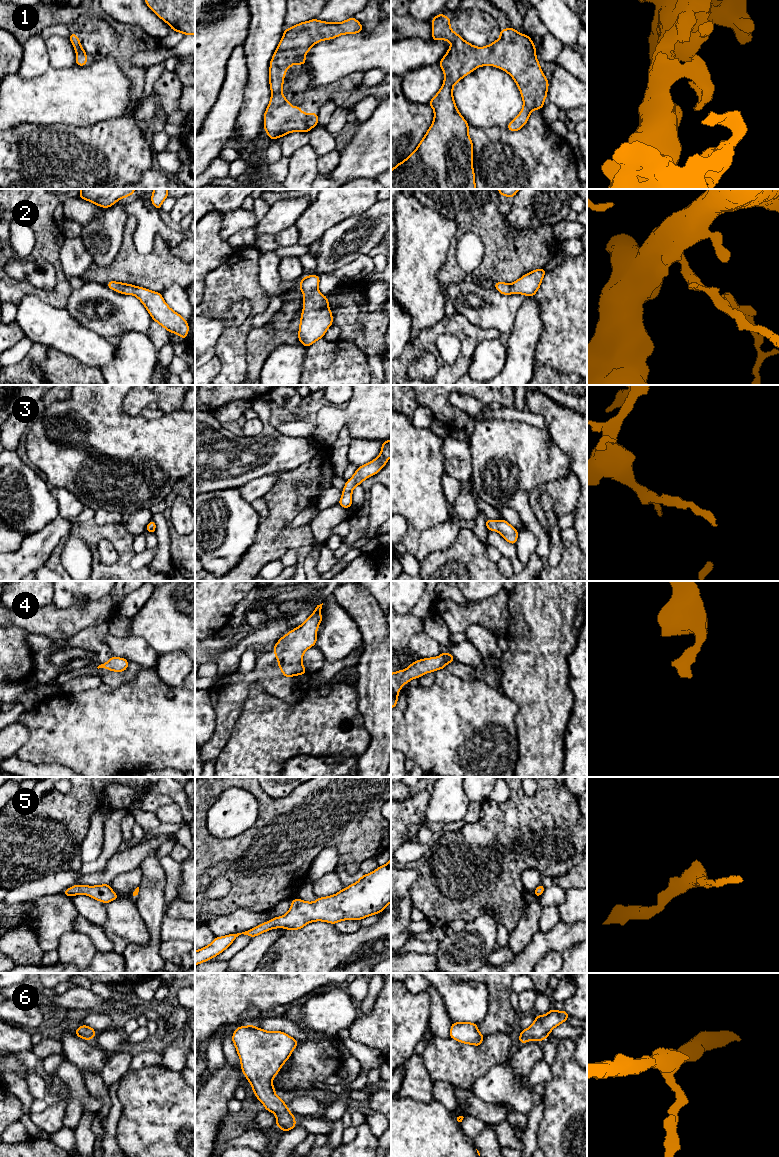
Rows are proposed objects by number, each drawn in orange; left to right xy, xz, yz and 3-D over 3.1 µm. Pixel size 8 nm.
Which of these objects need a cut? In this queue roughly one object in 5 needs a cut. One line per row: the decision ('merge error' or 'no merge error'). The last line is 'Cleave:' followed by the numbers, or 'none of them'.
1: no merge error
2: no merge error
3: no merge error
4: no merge error
5: no merge error
6: no merge error
Cleave: none of them

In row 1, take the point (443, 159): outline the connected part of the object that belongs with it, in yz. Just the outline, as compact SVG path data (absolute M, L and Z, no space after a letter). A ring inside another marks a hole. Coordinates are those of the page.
M443 13L438 14L432 20L432 40L447 40L451 47L445 56L440 60L439 66L444 72L443 86L438 93L428 103L434 110L434 120L431 127L427 130L424 138L418 147L404 161L397 164L391 170L391 189L477 189L475 185L475 173L473 170L473 143L468 134L469 124L462 117L456 107L453 98L454 85L466 75L481 66L491 65L507 72L515 81L523 98L523 108L521 112L507 125L511 132L520 130L528 121L532 111L542 109L544 100L547 98L549 82L547 81L539 61L536 58L536 51L531 37L526 34L518 33L515 28L500 30L500 38L486 47L475 47L466 42L459 34L455 33L450 27L450 18Z

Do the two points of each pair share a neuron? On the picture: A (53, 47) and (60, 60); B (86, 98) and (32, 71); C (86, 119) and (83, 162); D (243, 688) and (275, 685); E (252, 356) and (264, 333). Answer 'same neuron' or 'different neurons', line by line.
A: same neuron
B: different neurons
C: different neurons
D: same neuron
E: same neuron

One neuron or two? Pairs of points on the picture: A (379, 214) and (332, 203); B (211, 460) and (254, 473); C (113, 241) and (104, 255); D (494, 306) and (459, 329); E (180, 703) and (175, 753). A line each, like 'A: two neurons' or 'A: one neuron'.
A: two neurons
B: one neuron
C: one neuron
D: two neurons
E: one neuron

